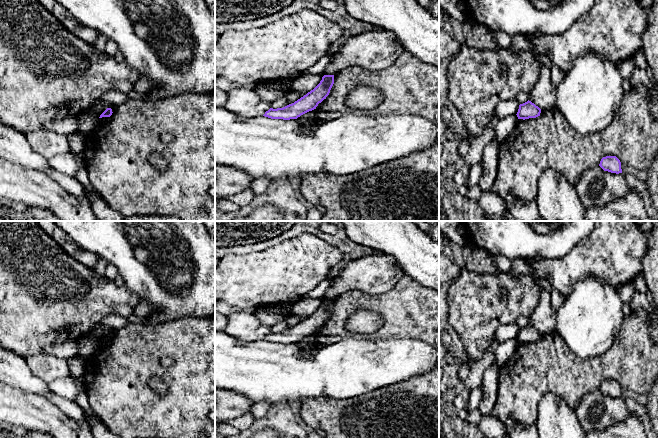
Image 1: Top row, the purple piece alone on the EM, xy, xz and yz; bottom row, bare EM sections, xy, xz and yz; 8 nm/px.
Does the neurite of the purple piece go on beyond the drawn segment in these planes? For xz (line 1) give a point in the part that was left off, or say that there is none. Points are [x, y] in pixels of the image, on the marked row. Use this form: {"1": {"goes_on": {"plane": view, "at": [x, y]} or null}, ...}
{"1": {"goes_on": null}}

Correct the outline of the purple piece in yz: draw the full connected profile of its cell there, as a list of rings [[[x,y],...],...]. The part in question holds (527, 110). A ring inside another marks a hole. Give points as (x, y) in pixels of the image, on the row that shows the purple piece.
[[[528,100],[527,102],[519,105],[519,109],[516,115],[518,119],[525,120],[529,118],[536,118],[540,116],[540,113],[541,109]]]

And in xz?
[[[324,75],[320,83],[306,95],[283,108],[270,108],[263,116],[271,119],[297,119],[301,115],[316,109],[329,95],[334,84],[334,75]]]

